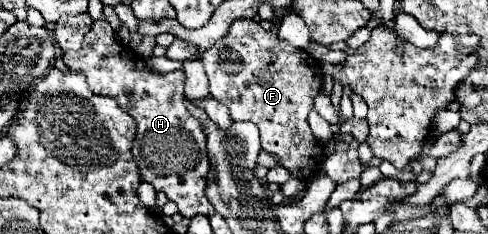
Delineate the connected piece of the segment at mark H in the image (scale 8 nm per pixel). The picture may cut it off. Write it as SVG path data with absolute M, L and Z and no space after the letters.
M93 21L91 31L83 39L83 47L79 51L65 51L63 63L75 73L85 73L93 93L113 97L119 107L135 119L137 133L131 153L143 181L175 201L183 217L211 215L213 205L205 195L209 173L205 133L201 123L187 109L183 95L185 73L173 71L167 75L153 75L139 55L113 37L113 29L107 21Z

